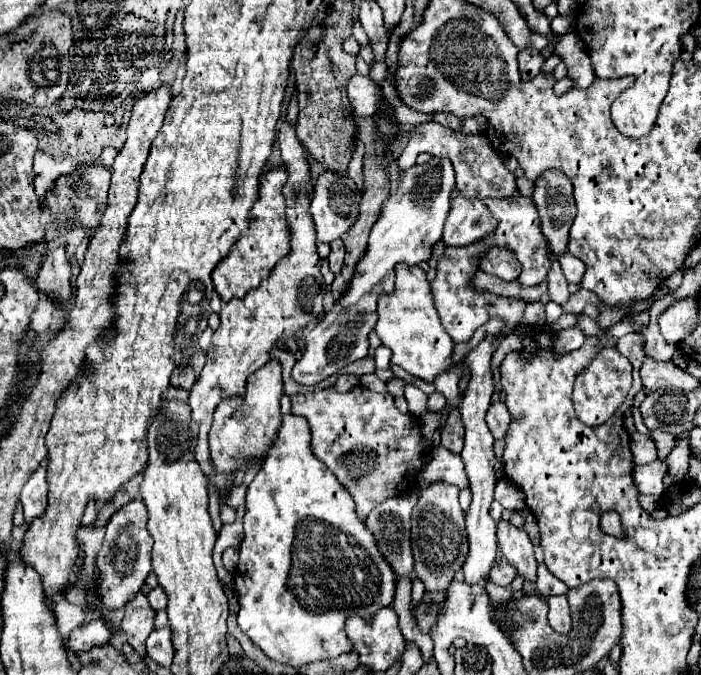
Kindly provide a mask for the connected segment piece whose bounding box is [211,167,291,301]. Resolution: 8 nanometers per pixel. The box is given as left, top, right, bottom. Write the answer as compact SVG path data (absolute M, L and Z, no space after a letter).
M277 167L263 173L259 181L259 199L255 201L255 207L251 207L251 219L247 231L239 235L227 257L221 259L221 263L217 263L211 275L215 291L221 295L223 301L231 301L233 297L241 299L243 295L247 295L247 291L259 287L259 283L267 279L273 267L287 255L291 231L287 227L287 217L285 217L285 199L283 199L285 183L287 183L285 167Z

